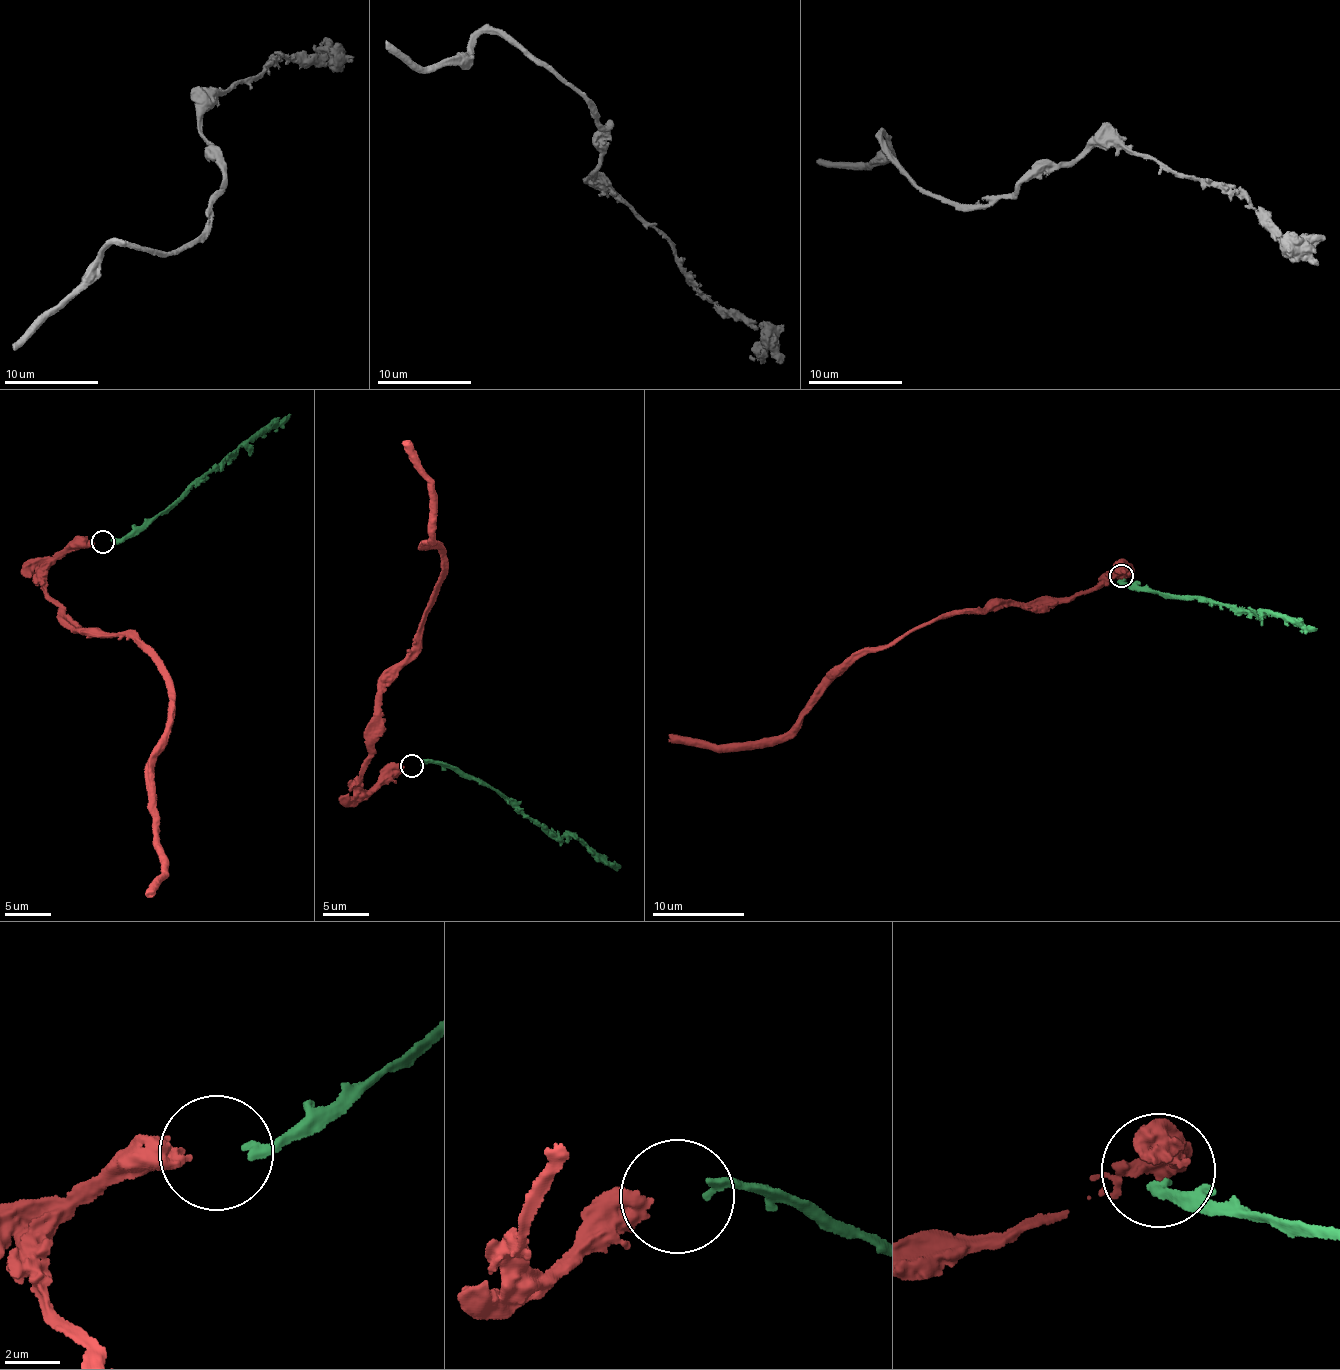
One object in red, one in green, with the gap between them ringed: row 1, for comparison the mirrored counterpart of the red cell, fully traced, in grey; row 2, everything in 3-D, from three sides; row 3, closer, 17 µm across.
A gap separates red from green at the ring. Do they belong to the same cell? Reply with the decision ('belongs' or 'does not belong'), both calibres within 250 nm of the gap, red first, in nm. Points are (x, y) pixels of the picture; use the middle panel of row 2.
belongs; 460 nm thick on the red side, 260 nm on the other

